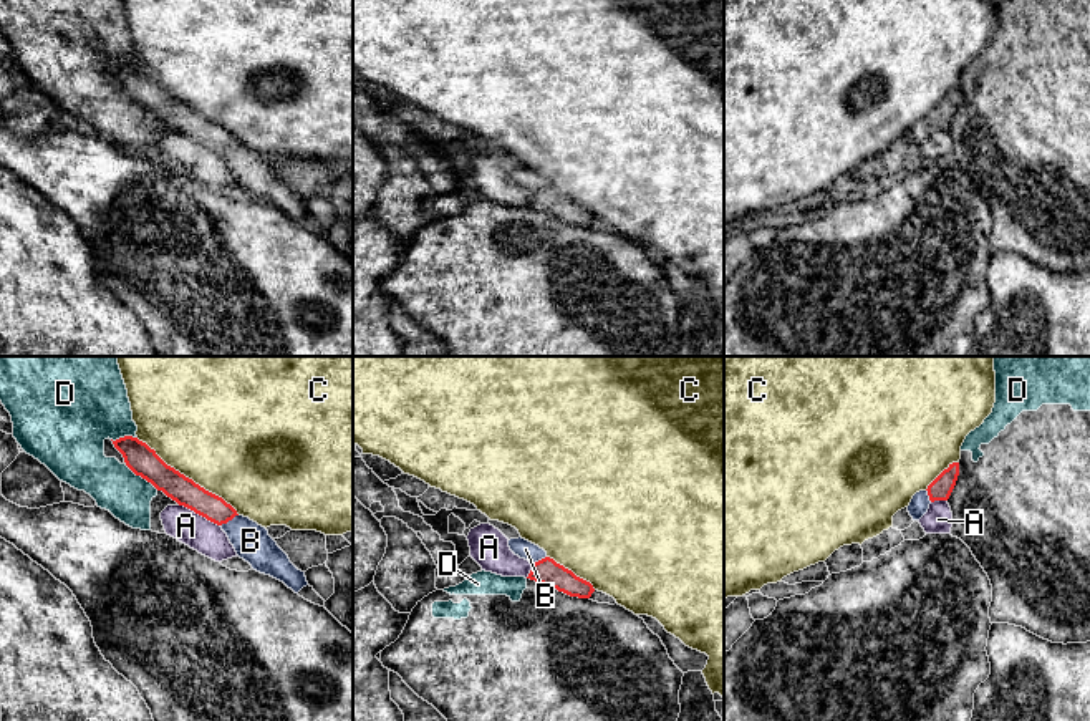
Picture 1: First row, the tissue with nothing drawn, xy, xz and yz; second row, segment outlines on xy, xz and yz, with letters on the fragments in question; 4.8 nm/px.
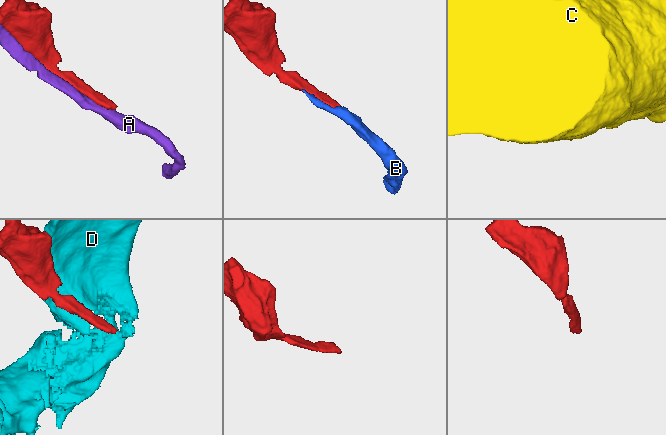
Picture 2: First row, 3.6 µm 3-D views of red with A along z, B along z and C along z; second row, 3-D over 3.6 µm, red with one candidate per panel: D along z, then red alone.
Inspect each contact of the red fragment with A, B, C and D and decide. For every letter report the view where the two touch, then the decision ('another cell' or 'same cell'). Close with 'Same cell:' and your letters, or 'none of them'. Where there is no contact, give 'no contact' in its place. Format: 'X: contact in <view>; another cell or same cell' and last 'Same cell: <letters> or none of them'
A: contact in xy; another cell
B: contact in xy; same cell
C: contact in xy; another cell
D: contact in xy; another cell
Same cell: B

